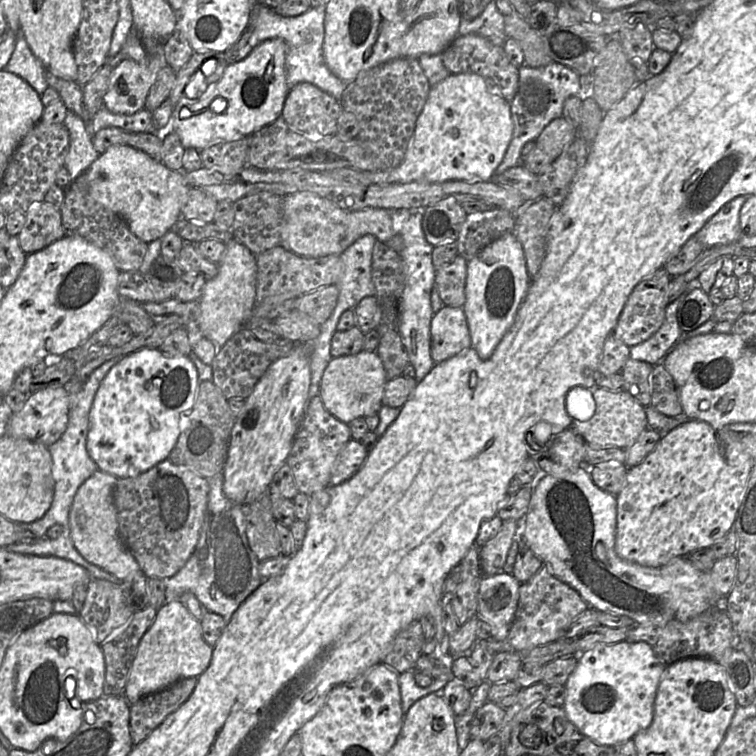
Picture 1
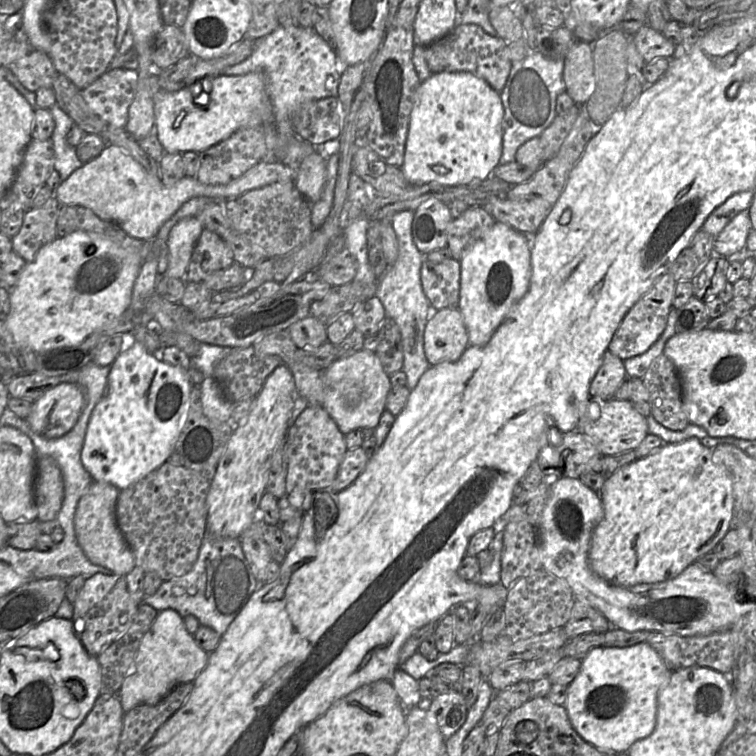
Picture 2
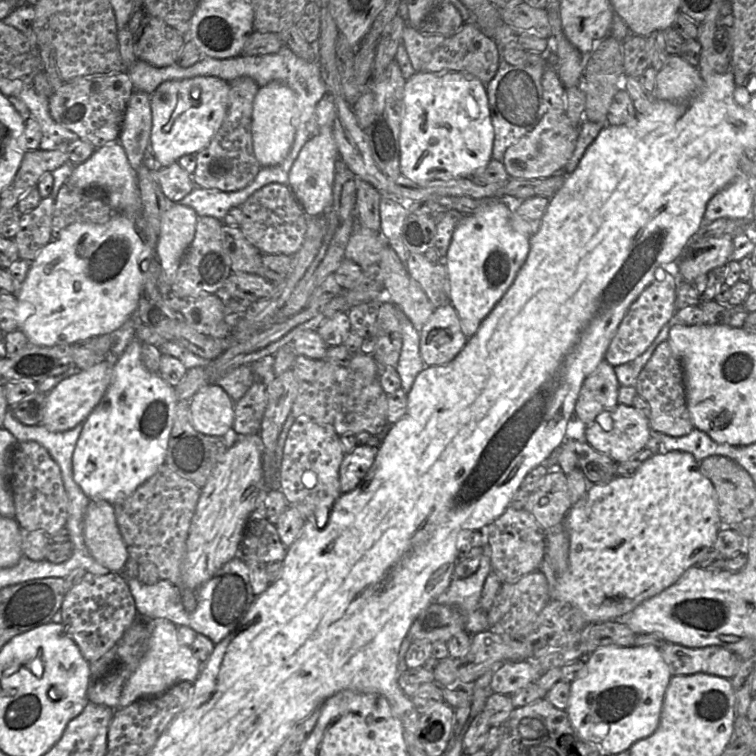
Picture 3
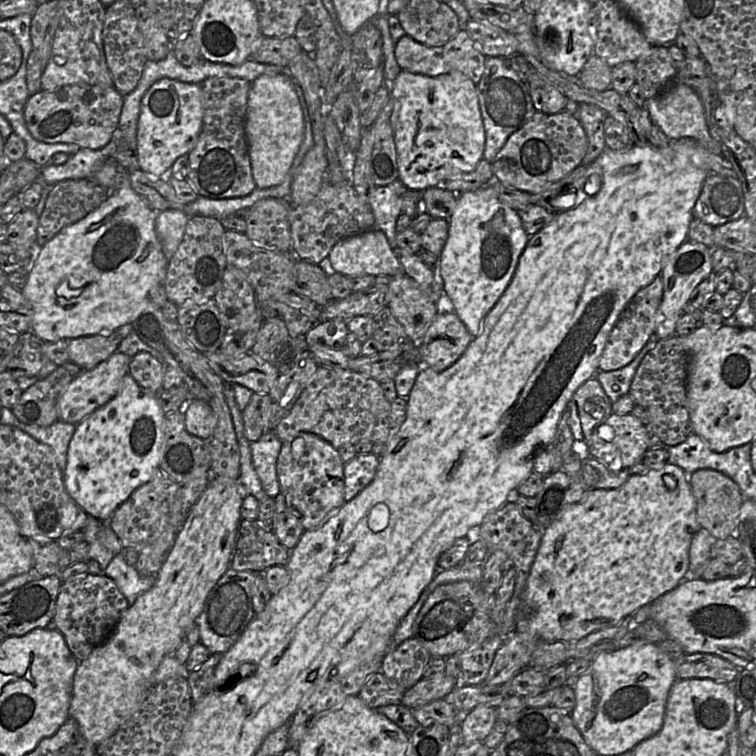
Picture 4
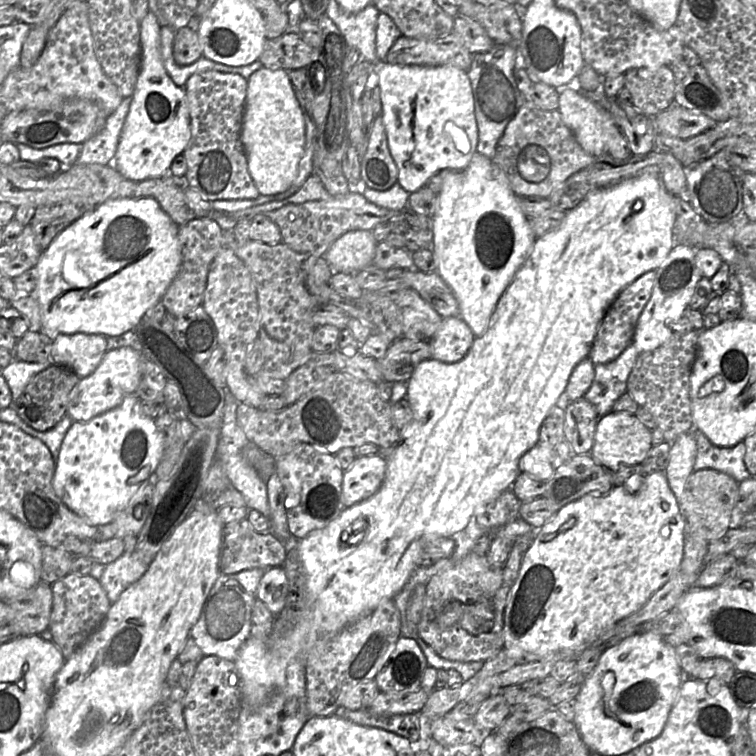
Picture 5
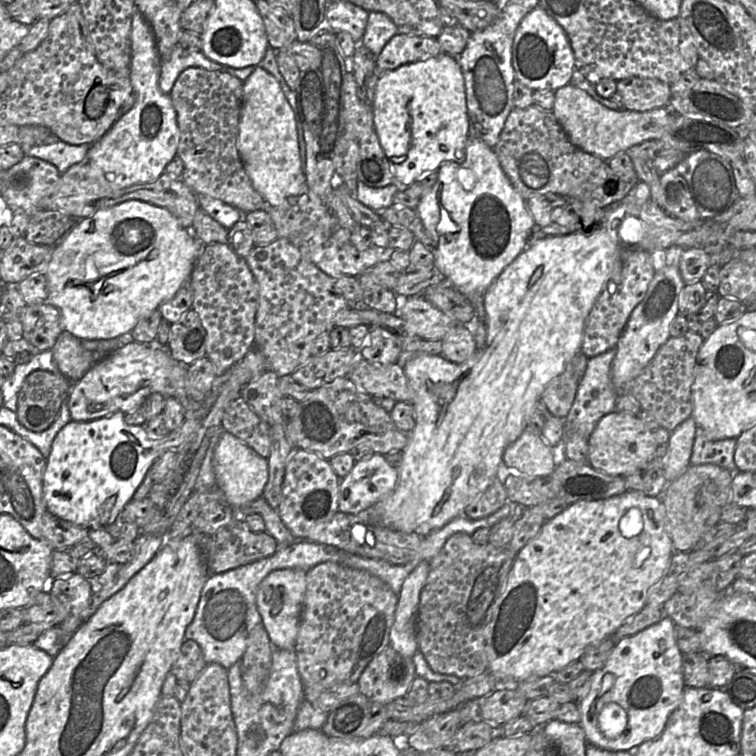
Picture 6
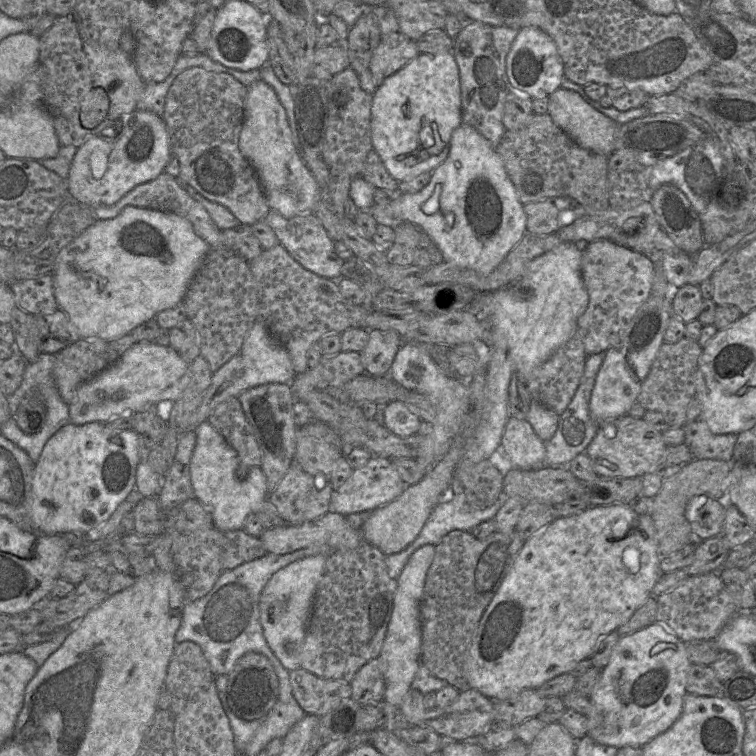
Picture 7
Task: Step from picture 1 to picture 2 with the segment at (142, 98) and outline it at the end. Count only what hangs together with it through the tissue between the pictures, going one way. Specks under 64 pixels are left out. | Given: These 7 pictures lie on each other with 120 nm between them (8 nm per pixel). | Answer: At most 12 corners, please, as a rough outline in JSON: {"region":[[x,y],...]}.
{"region":[[107,70],[81,90],[90,109],[125,128],[138,71]]}

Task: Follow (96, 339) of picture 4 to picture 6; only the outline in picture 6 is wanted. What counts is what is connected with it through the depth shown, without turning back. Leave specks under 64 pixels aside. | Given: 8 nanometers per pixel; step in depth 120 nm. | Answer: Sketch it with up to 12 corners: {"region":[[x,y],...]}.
{"region":[[62,331],[51,351],[60,373],[79,381],[107,355]]}

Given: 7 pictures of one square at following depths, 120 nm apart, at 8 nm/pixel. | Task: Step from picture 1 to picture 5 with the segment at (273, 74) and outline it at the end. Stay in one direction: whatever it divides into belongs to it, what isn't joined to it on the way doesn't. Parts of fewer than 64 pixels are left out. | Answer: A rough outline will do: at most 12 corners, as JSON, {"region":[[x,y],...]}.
{"region":[[139,23],[141,66],[112,167],[167,176],[190,138],[184,88]]}

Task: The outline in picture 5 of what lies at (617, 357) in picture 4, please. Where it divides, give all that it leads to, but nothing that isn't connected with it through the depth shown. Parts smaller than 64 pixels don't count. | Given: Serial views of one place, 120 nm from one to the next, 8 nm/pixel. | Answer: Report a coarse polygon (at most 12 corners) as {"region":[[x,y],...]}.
{"region":[[656,270],[626,286],[606,311],[588,356],[609,363],[632,344]]}

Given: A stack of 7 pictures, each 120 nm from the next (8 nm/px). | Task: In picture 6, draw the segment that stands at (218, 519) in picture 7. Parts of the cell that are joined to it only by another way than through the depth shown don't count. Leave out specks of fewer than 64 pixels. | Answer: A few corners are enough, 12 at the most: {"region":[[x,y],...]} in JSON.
{"region":[[223,431],[216,485],[234,509],[263,496],[268,460]]}

